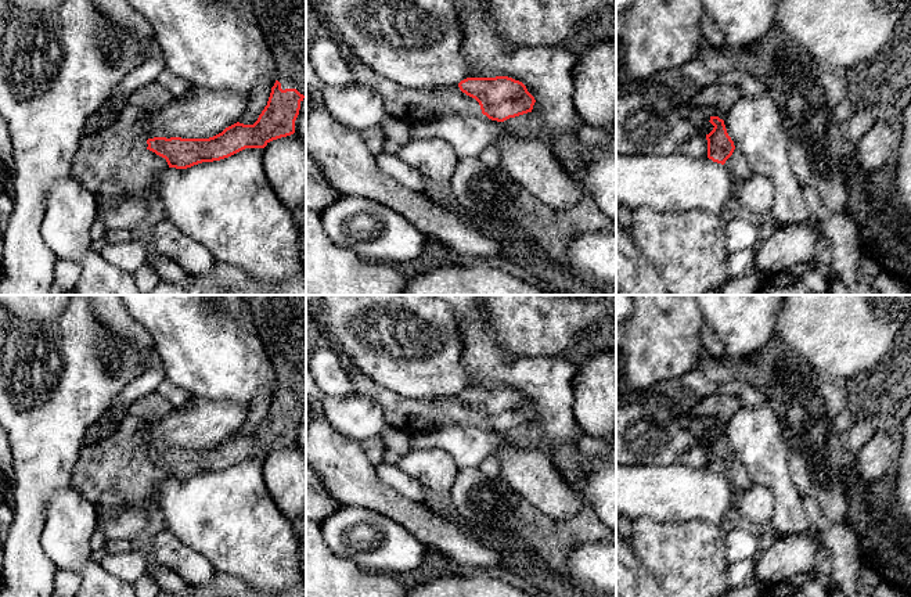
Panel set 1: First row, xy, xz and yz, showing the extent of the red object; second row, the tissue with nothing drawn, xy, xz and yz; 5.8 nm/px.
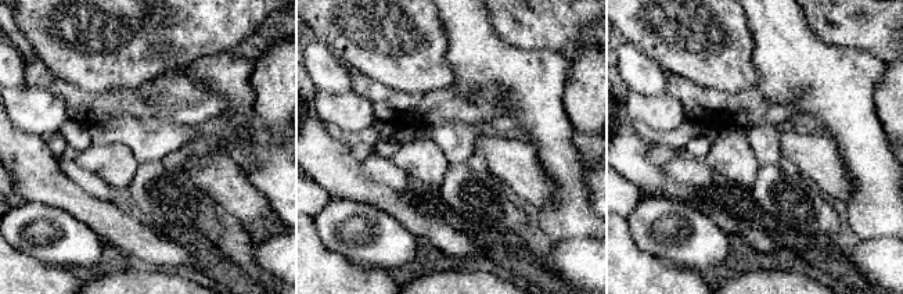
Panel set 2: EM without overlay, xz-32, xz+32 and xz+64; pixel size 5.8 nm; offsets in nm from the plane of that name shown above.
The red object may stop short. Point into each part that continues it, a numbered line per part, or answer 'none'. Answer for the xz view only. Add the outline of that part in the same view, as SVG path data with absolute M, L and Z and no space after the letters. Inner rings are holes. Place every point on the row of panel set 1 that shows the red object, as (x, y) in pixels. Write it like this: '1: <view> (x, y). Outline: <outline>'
1: xz (411, 105). Outline: M349 57L356 82L379 94L390 116L414 123L439 115L482 114L479 103L462 93L458 84L408 89L377 73L357 57Z

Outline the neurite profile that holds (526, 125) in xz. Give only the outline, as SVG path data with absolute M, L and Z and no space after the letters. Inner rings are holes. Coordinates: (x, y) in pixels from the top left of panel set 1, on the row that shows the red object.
M532 112L509 118L504 121L504 126L509 132L516 132L522 137L536 139L541 137L541 126Z

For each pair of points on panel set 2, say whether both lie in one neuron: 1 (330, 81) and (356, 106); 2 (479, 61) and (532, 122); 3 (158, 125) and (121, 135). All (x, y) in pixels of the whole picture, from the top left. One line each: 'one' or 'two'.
1: two
2: one
3: one

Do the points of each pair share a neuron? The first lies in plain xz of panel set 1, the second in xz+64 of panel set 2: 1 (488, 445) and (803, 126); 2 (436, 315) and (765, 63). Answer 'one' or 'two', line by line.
1: two
2: two

